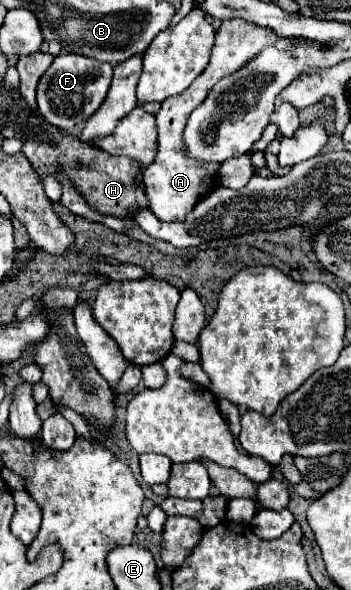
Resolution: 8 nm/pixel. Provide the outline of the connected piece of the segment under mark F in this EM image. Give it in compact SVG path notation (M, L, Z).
M62 53L54 59L48 71L38 83L38 113L54 127L62 131L74 129L78 123L88 121L88 117L102 105L112 83L112 65L84 55Z

